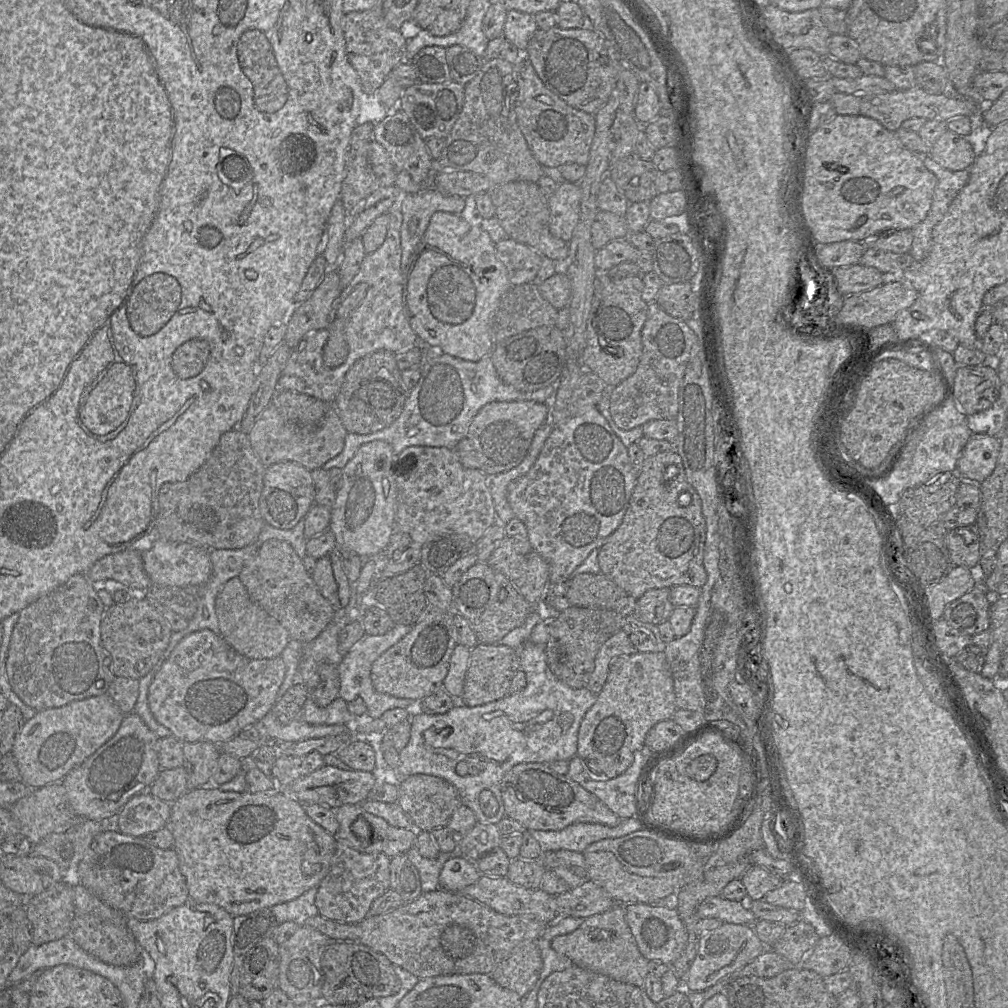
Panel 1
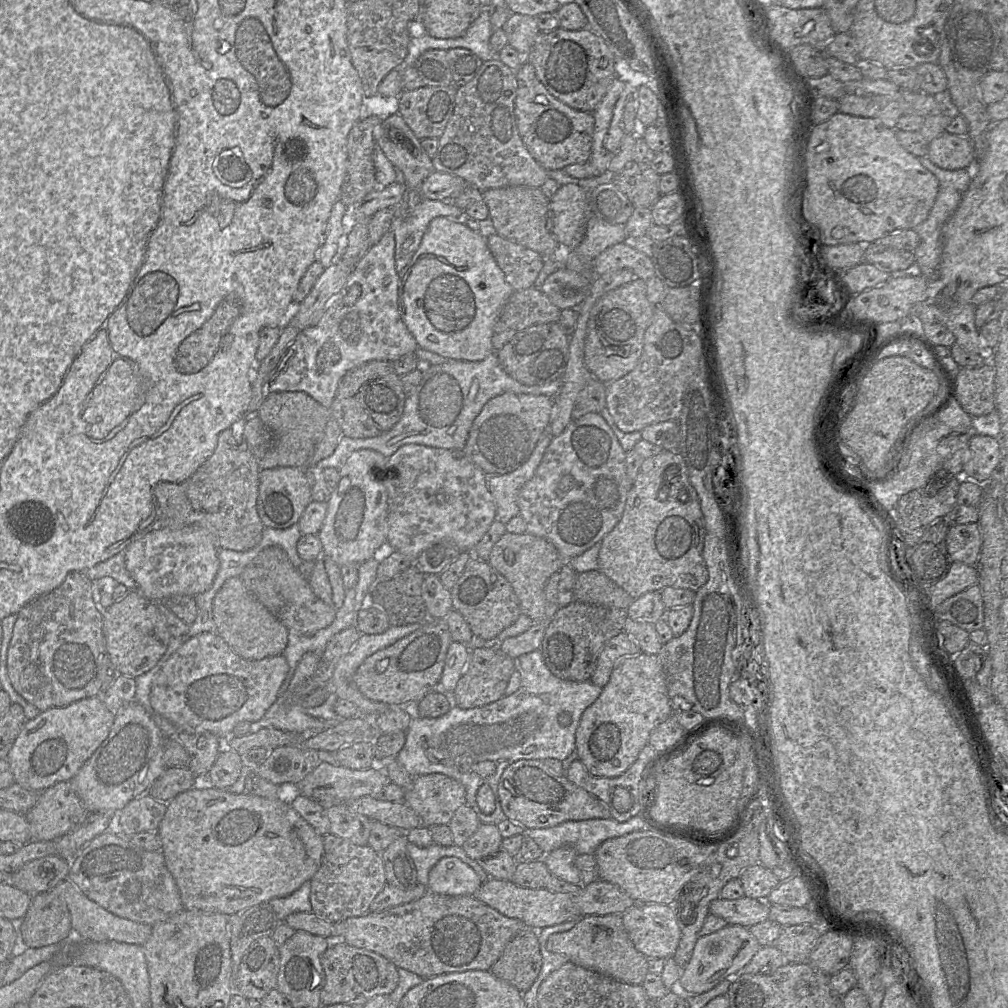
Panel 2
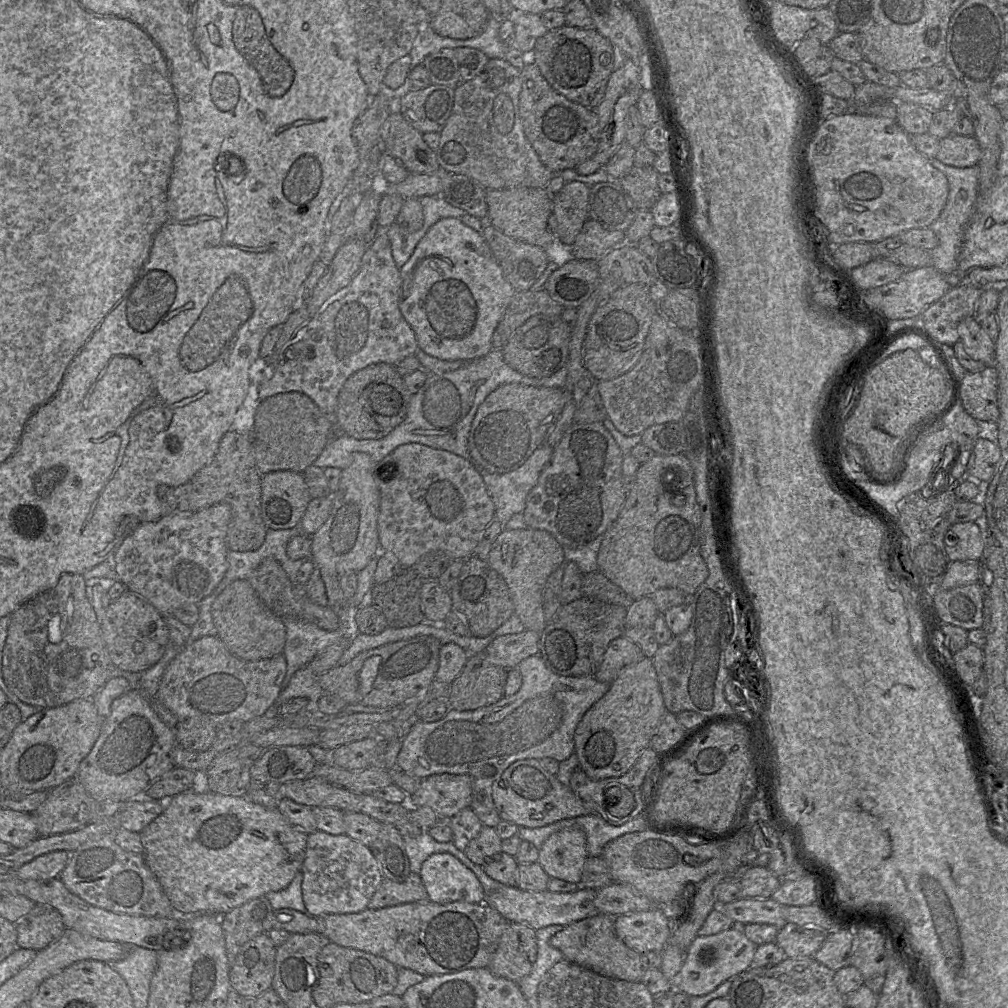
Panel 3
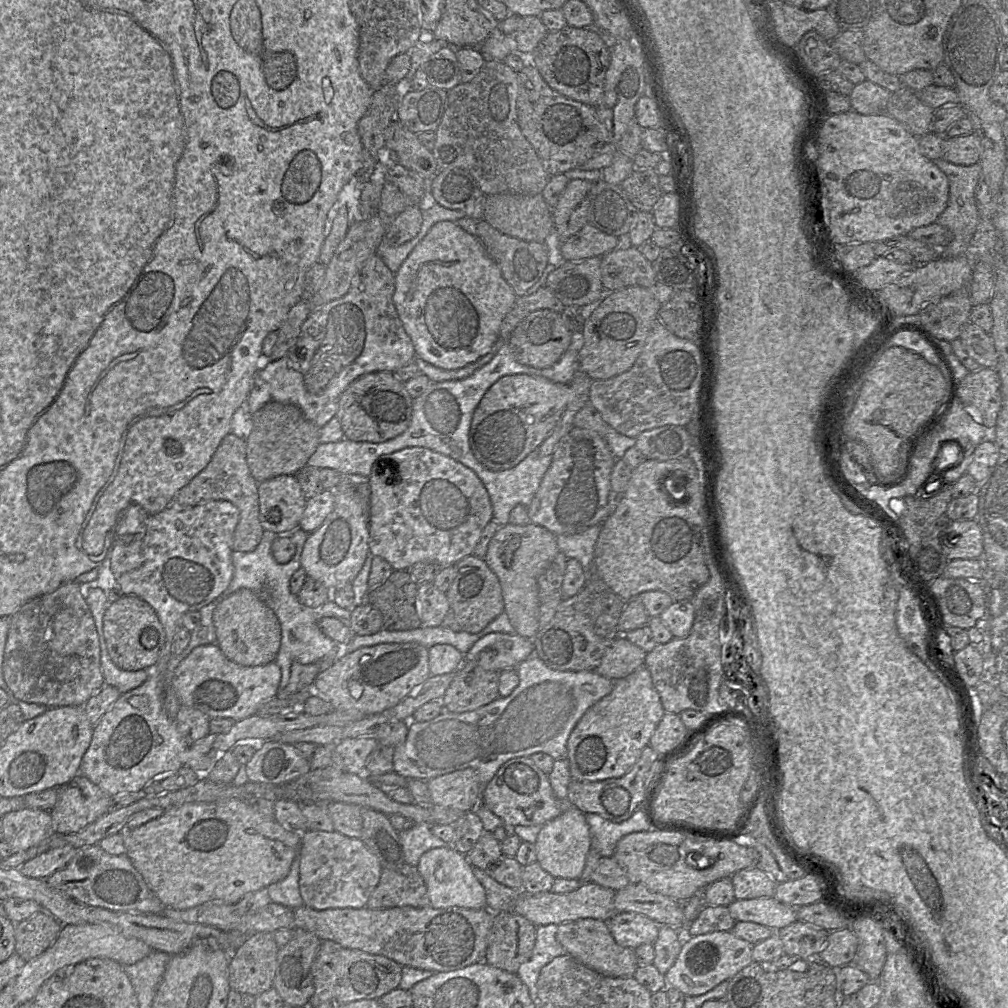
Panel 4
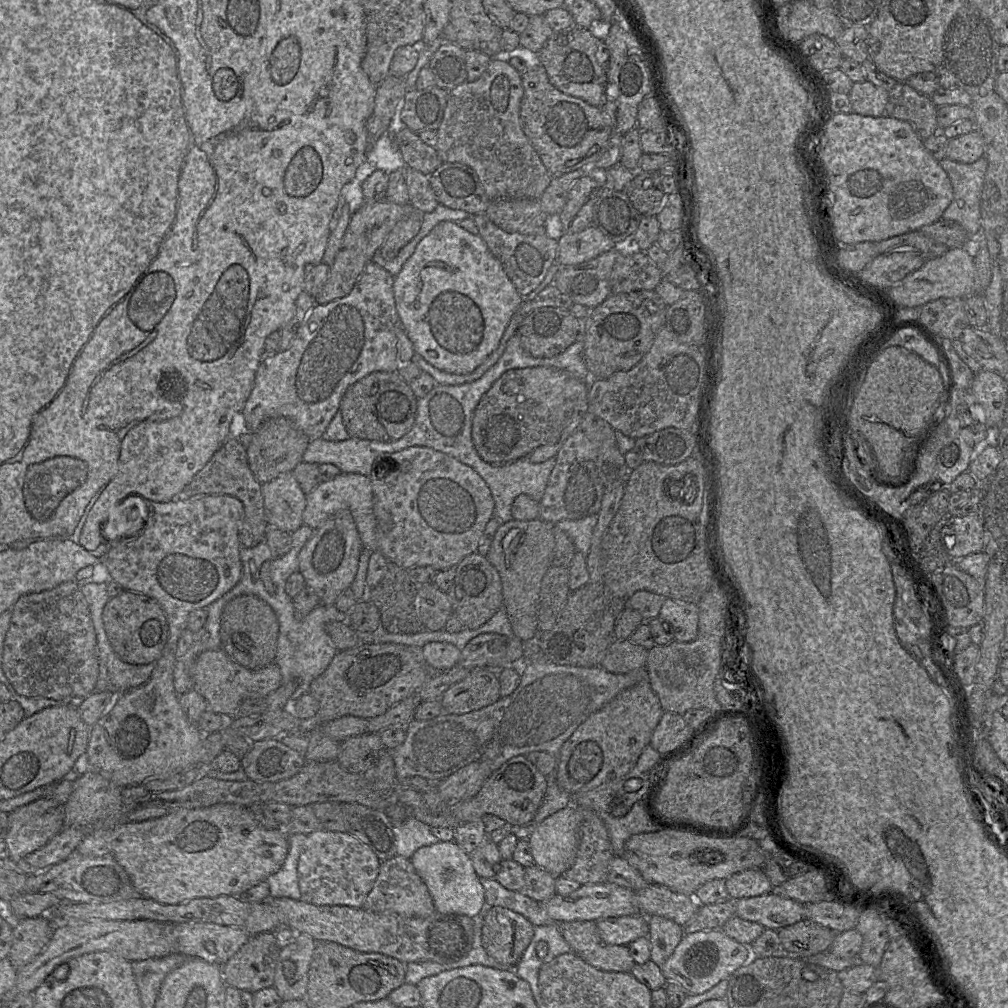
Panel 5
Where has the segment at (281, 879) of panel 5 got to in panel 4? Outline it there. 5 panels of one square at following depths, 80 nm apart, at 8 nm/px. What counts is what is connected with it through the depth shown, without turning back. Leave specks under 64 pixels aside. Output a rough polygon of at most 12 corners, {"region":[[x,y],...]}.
{"region":[[300,850],[288,875],[267,888],[272,902],[303,906],[299,889]]}

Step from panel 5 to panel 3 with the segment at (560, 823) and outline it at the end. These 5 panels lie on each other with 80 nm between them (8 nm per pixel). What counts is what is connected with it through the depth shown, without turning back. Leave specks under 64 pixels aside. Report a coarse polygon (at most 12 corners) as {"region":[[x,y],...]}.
{"region":[[569,827],[541,845],[550,878],[580,884],[586,834]]}

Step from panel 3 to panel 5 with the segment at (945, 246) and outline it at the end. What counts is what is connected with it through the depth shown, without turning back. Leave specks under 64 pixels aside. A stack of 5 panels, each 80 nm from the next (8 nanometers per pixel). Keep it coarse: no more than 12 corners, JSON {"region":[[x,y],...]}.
{"region":[[986,156],[974,163],[939,161],[953,187],[942,219],[981,234]]}

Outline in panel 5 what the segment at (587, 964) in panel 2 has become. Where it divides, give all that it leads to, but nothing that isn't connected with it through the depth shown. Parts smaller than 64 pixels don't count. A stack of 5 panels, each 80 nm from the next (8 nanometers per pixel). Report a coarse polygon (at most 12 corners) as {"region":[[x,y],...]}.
{"region":[[596,921],[558,924],[572,952],[603,971],[631,972],[627,945],[610,945]]}

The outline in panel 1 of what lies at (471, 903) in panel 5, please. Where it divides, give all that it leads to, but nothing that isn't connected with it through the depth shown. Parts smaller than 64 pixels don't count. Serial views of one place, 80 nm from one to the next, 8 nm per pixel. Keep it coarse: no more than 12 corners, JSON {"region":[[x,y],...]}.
{"region":[[456,854],[443,865],[439,886],[461,892],[481,875]]}

